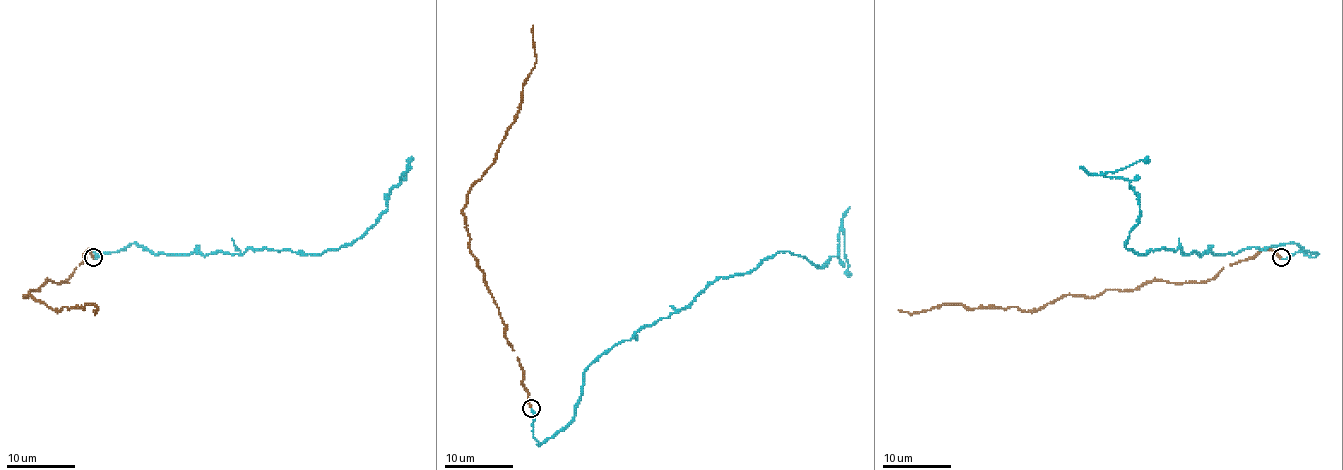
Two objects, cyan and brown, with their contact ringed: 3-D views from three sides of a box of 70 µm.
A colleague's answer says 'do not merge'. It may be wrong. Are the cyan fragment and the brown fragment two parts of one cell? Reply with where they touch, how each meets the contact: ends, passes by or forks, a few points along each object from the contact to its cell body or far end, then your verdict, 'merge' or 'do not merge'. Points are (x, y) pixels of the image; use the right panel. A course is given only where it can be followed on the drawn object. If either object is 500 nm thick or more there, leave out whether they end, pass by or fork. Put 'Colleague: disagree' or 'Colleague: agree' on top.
Colleague: disagree
(1281, 257) | cyan ends | brown ends | cyan via (1281, 259), (1315, 253), (1292, 243), (1201, 255), (1129, 250), (1139, 195), (1127, 180), (1103, 175), (1150, 161) | brown via (1281, 257), (1261, 250), (1204, 283), (1148, 281), (1095, 296), (1062, 295), (1030, 312), (956, 305), (898, 310) | merge

